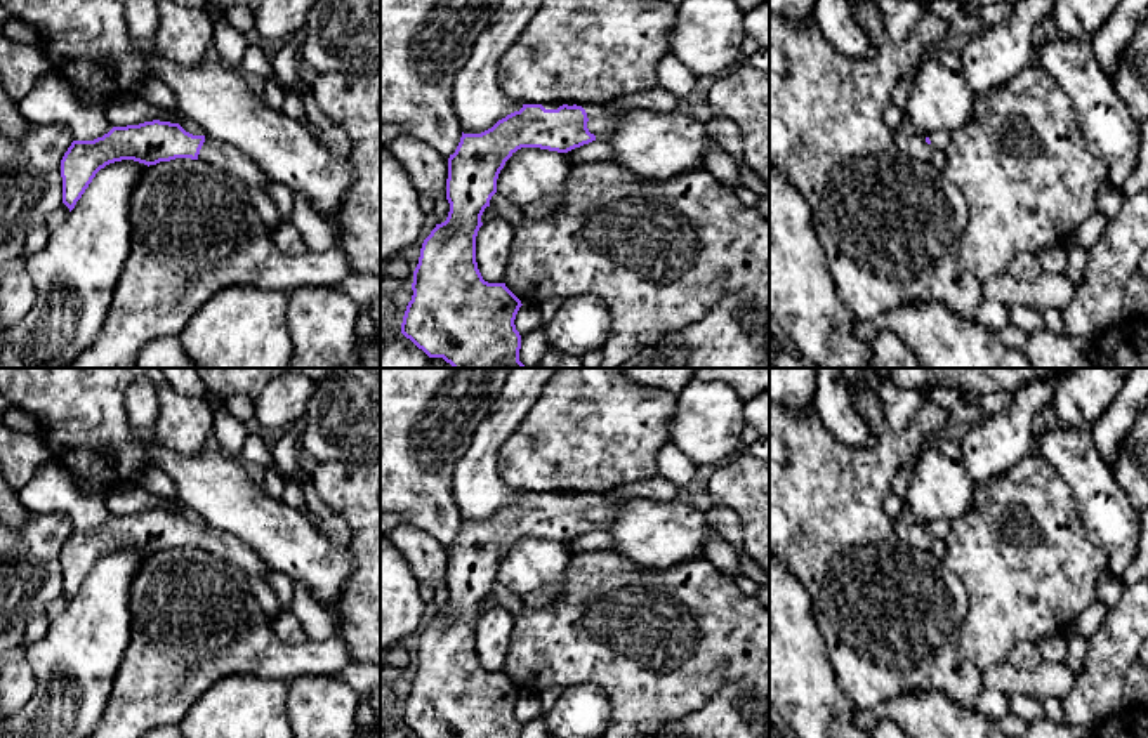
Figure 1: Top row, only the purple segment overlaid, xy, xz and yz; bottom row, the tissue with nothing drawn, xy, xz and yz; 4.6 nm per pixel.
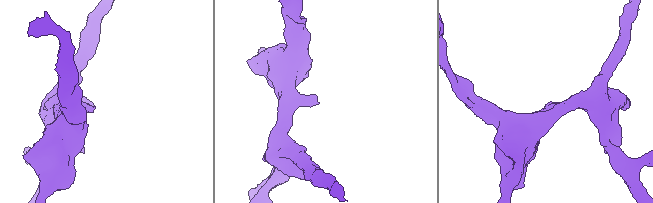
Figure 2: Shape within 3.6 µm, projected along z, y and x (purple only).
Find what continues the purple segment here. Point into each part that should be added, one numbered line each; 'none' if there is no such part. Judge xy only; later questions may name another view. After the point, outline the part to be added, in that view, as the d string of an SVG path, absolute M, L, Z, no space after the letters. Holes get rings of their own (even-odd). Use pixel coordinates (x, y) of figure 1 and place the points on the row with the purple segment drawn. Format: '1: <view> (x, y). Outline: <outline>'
1: xy (221, 155). Outline: M205 137L198 160L229 172L240 177L248 188L264 193L267 193L266 189L273 182L271 177L238 148L212 137Z

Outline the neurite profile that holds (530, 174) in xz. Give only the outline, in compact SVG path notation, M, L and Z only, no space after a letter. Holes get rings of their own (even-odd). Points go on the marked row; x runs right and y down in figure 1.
M521 148L500 170L497 193L521 208L540 198L552 198L559 207L566 200L571 167L564 153Z

